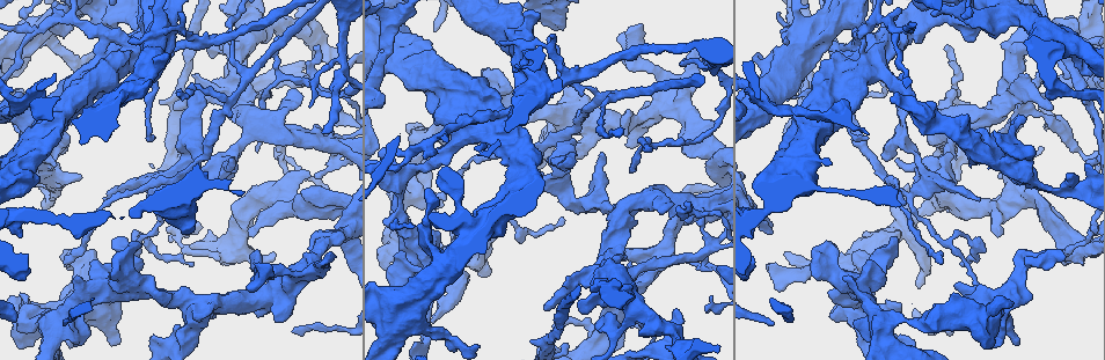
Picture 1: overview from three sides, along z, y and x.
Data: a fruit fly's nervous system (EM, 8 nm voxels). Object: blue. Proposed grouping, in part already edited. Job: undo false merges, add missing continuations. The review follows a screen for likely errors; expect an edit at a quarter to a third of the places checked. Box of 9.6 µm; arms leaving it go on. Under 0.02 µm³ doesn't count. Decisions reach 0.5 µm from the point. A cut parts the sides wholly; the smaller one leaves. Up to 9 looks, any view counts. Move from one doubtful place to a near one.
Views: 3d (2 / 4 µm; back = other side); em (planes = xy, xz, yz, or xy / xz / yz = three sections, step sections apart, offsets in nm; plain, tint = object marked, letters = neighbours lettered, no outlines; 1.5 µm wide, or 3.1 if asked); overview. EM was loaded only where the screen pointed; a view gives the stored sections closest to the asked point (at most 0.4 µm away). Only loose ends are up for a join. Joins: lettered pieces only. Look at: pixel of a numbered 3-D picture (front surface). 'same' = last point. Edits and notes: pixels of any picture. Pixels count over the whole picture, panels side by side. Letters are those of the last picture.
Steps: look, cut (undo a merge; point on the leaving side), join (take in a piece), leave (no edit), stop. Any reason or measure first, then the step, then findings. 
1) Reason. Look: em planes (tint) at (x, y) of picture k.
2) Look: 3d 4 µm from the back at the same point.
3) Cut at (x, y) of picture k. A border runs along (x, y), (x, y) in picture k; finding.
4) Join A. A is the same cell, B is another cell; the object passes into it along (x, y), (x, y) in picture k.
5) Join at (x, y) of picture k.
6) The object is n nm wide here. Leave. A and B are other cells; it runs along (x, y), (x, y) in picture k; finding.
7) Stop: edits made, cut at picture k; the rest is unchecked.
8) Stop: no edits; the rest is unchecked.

Branch stops here. Look: em planes (letters) at (866, 139) of picture 1.

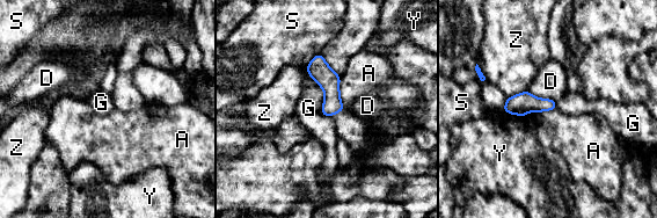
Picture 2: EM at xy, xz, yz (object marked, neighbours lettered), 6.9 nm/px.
Leave. A, D, G, S, Y and Z are other cells; none of them fits.

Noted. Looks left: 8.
Tapers out. Look: 3d 4 µm at (942, 264) of picture 1.

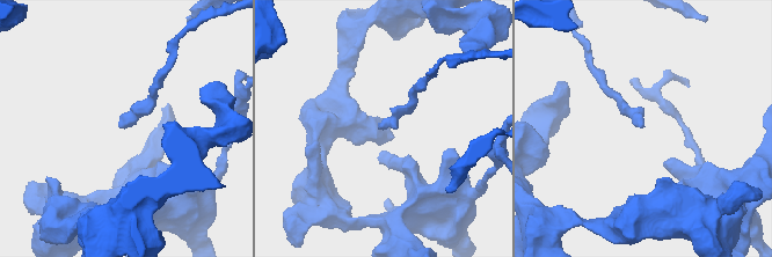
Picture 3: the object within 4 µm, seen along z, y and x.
Look: em planes (letters) at (381, 127) of picture 3.

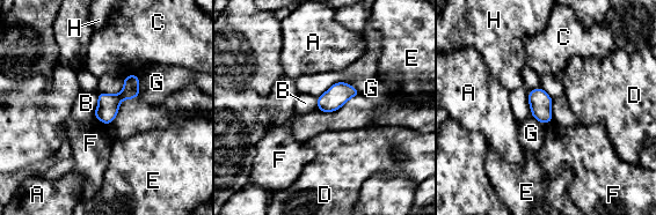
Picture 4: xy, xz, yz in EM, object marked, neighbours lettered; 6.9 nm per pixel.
The object is 150 nm wide here; the longest contact is with B, 160 nm. Leave. A, B, C, D, E, F, G and H are other cells; none of them fits.

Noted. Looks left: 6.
An open end. Look: em planes (letters) at (898, 304) of picture 1.

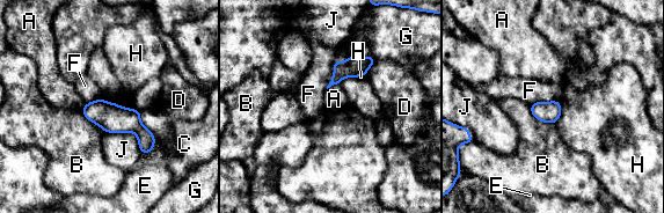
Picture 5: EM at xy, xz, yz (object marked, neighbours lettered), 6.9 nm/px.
Leave. A, B, C, D, E, F, G, H and J are other cells; none of them fits.

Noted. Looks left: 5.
Branch stops here. Look: 3d 2 µm at (548, 38) of picture 1.

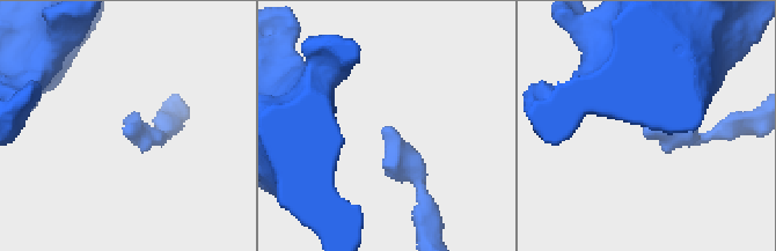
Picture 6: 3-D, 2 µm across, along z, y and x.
Shape alone is not enough. Look: em planes (plain) at (647, 138) of picture 6.

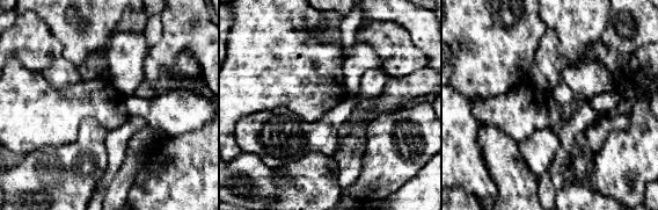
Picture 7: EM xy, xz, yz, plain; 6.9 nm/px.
What lies round it. Look: em planes (letters) at the same point.

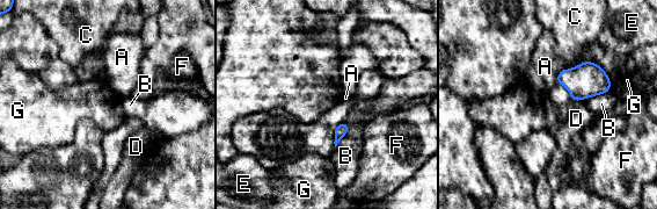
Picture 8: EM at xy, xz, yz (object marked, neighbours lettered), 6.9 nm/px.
Leave. A, B, C, D, E, F and G are other cells; a border runs along (611, 81), (608, 91) in picture 8; none of them fits.

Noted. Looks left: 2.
Stop: no edits; the rest is unchecked.

